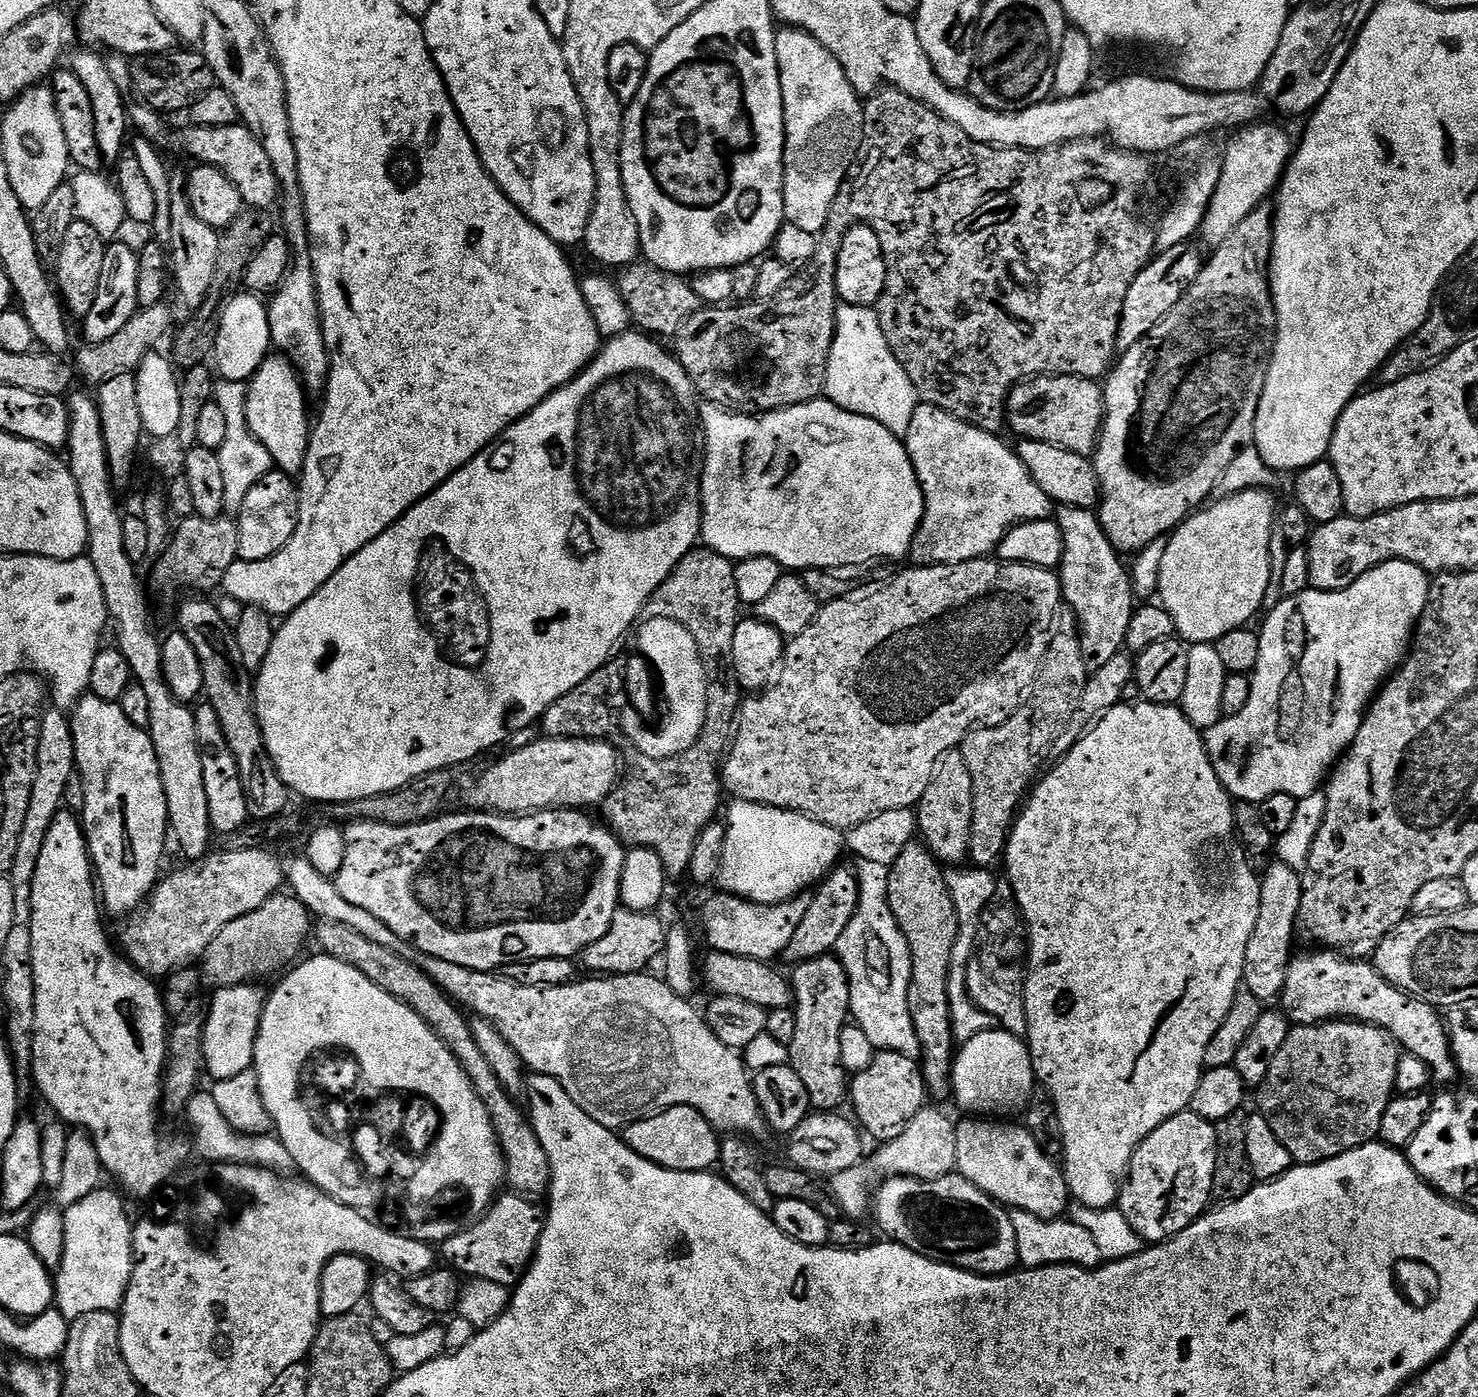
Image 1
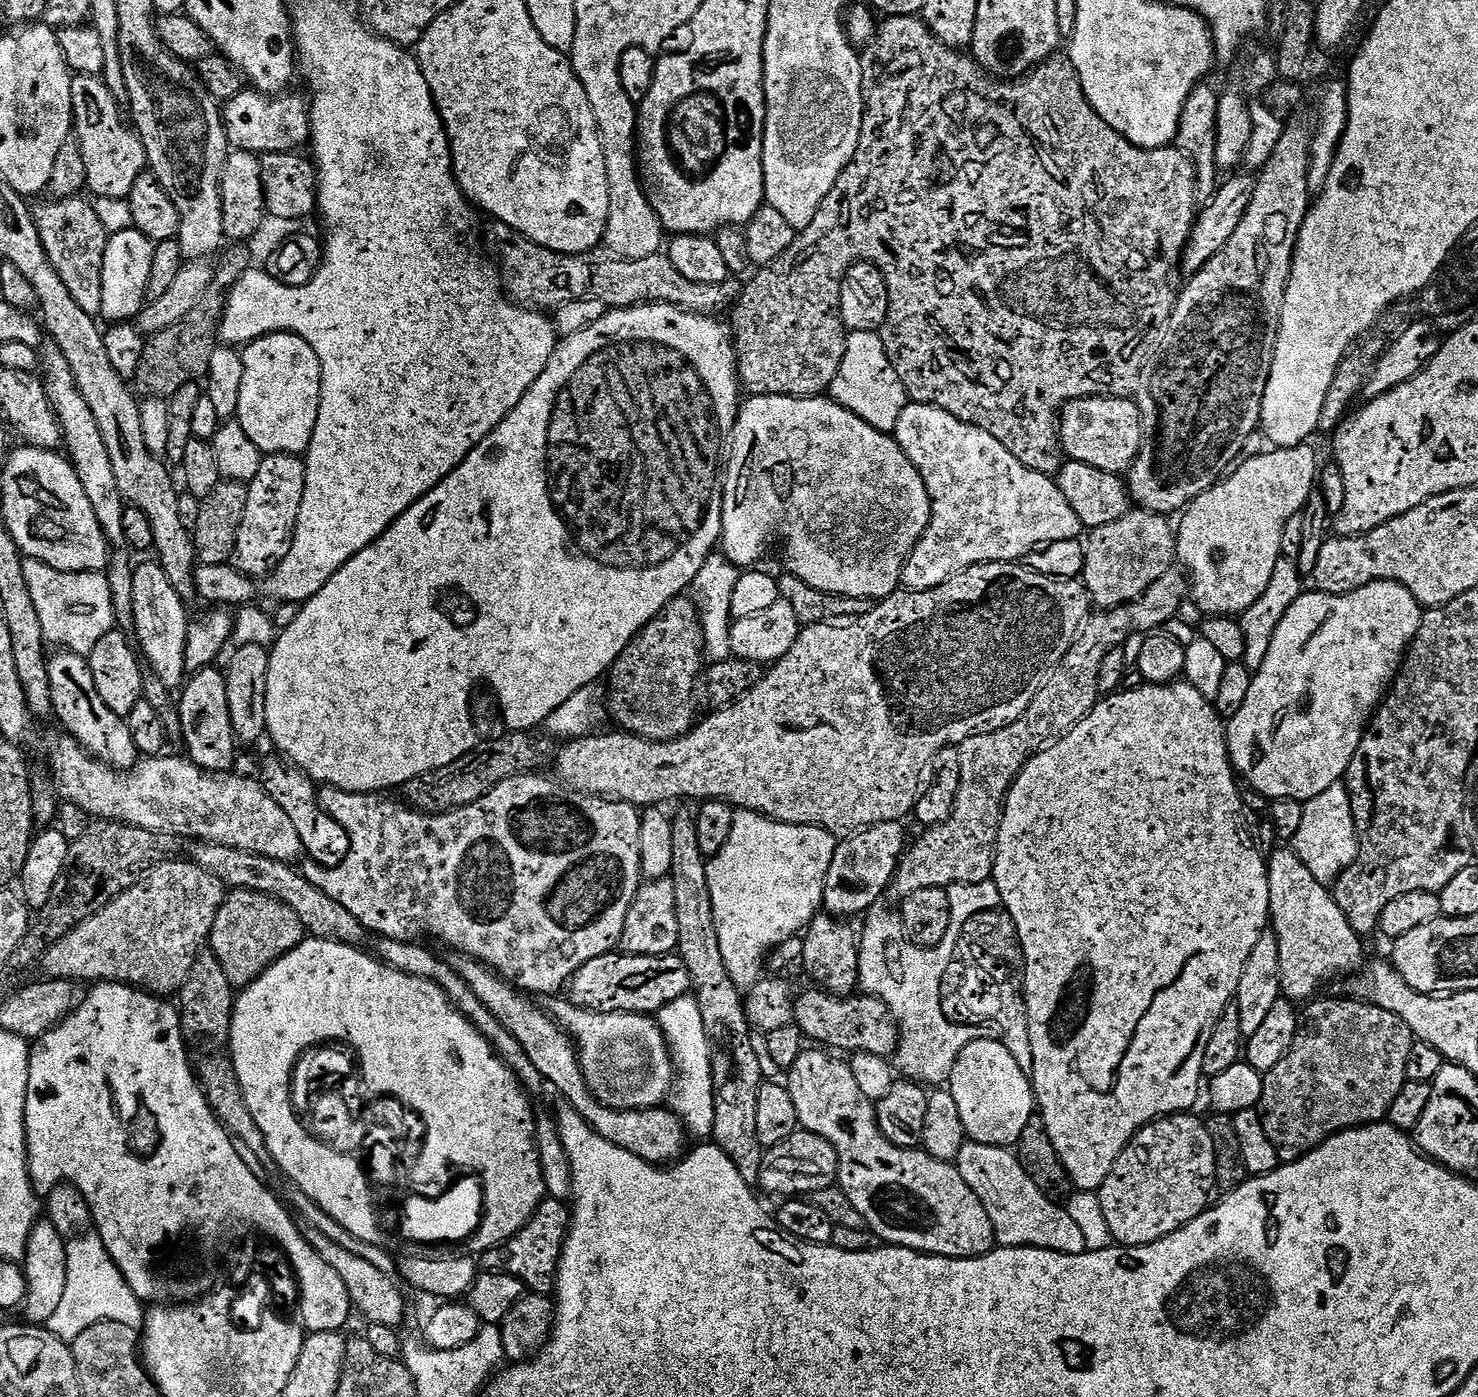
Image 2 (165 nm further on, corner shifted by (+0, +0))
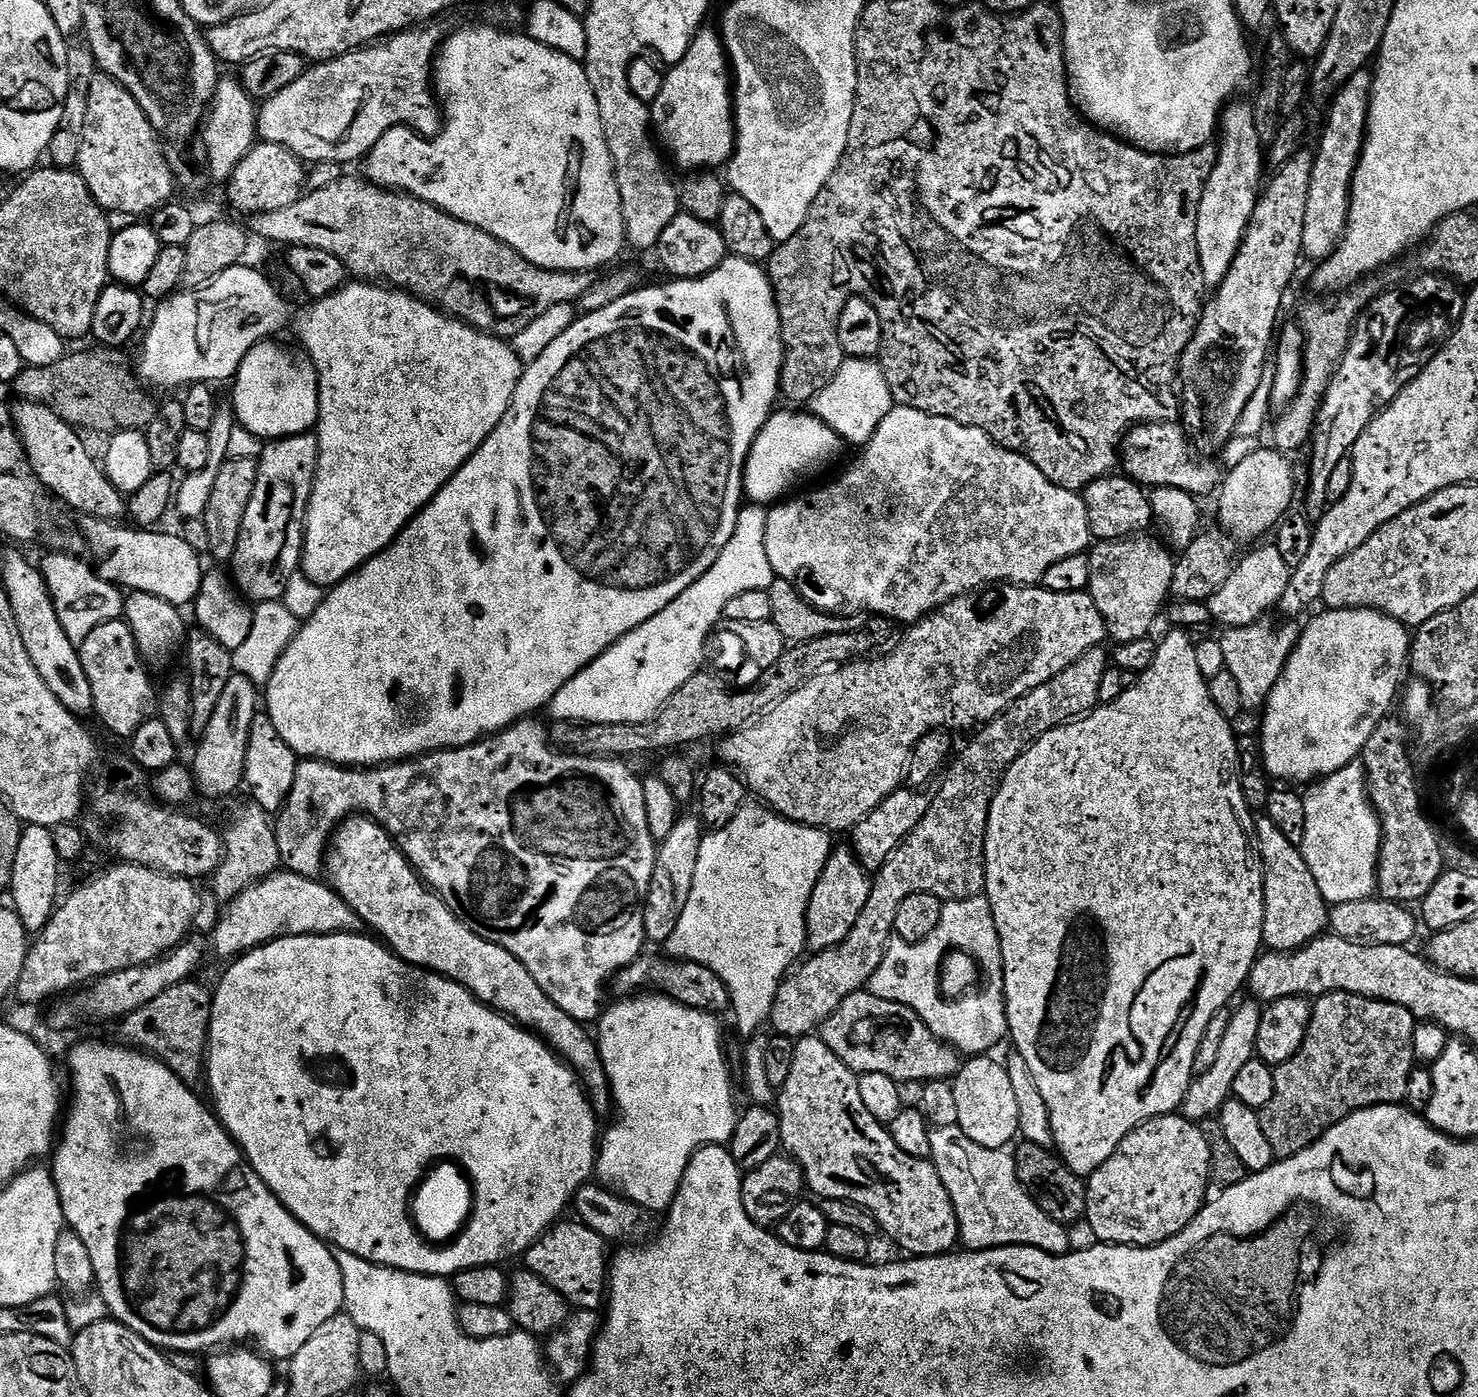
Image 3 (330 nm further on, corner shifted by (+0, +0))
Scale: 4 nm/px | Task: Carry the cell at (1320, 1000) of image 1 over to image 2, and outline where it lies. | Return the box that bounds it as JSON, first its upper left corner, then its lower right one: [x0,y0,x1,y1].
[1266,846,1364,1002]

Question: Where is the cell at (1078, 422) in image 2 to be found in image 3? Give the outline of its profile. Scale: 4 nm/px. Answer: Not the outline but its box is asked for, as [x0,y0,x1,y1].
[1122,423,1222,498]

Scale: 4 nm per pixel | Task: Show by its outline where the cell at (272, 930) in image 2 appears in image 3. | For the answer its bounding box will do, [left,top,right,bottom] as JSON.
[210,802,282,906]

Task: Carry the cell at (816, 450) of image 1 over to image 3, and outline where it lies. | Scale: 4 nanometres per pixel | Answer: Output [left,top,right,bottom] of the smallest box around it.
[744,410,842,506]

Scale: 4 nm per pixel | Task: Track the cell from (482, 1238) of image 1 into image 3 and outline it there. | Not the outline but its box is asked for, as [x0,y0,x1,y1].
[522,1222,610,1313]

